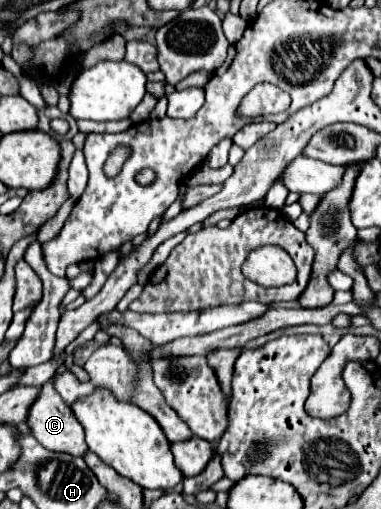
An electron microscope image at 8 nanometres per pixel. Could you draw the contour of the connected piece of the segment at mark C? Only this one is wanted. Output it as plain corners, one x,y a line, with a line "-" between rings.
47,382
47,384
41,386
41,392
39,392
37,400
31,404
31,408
27,412
27,426
31,430
31,436
39,444
43,444
47,450
67,452
67,454
75,454
75,456
83,456
83,452
87,450
83,426
79,424
79,420
75,420
75,414
71,412
71,408
53,390
51,382

